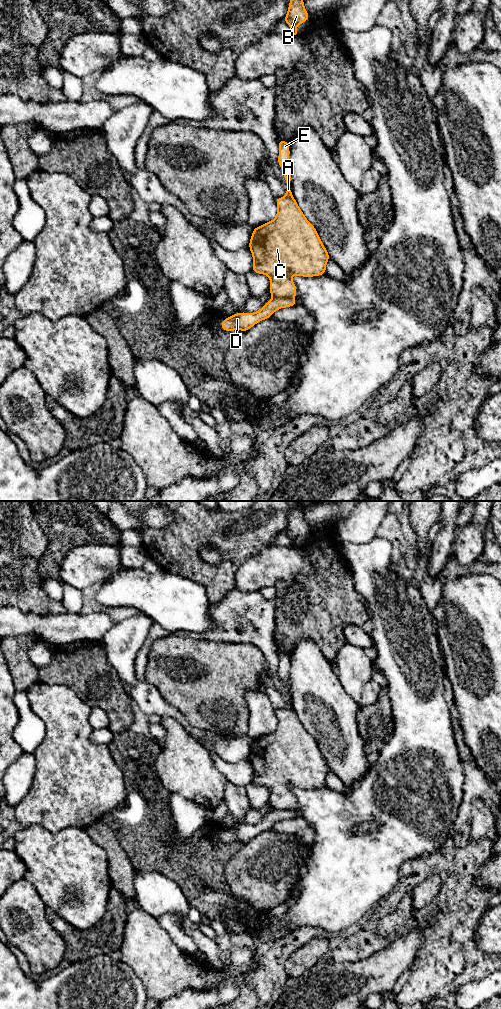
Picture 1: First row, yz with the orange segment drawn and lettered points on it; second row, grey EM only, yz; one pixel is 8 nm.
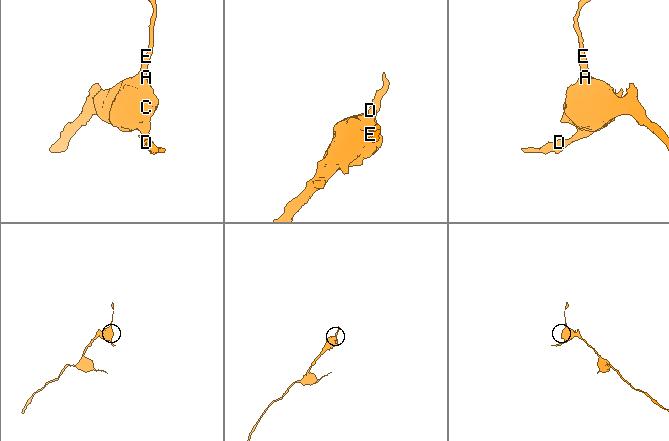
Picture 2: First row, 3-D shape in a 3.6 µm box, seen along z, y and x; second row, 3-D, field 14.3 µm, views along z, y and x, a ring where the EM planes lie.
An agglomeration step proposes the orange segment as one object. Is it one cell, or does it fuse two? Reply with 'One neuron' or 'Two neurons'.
Two neurons

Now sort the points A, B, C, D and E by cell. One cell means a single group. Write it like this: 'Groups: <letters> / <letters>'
Groups: A B C E / D

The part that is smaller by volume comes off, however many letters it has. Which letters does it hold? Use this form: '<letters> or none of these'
D

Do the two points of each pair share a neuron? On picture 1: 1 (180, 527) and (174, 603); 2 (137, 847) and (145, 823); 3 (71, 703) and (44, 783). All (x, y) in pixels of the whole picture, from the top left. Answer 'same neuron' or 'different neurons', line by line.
1: different neurons
2: same neuron
3: same neuron

